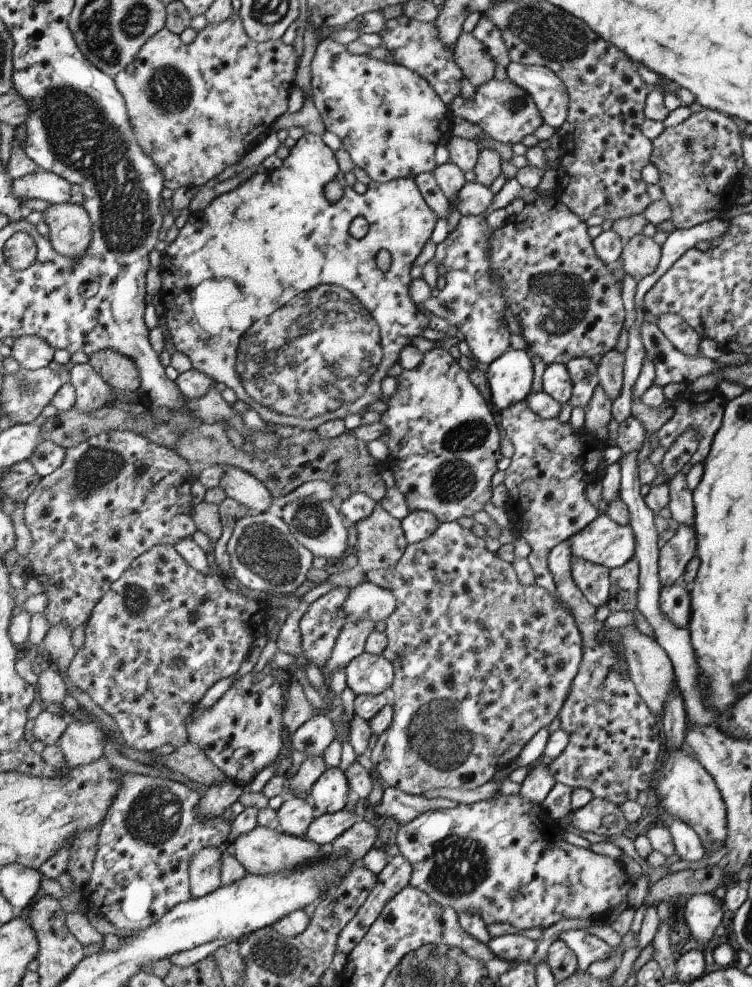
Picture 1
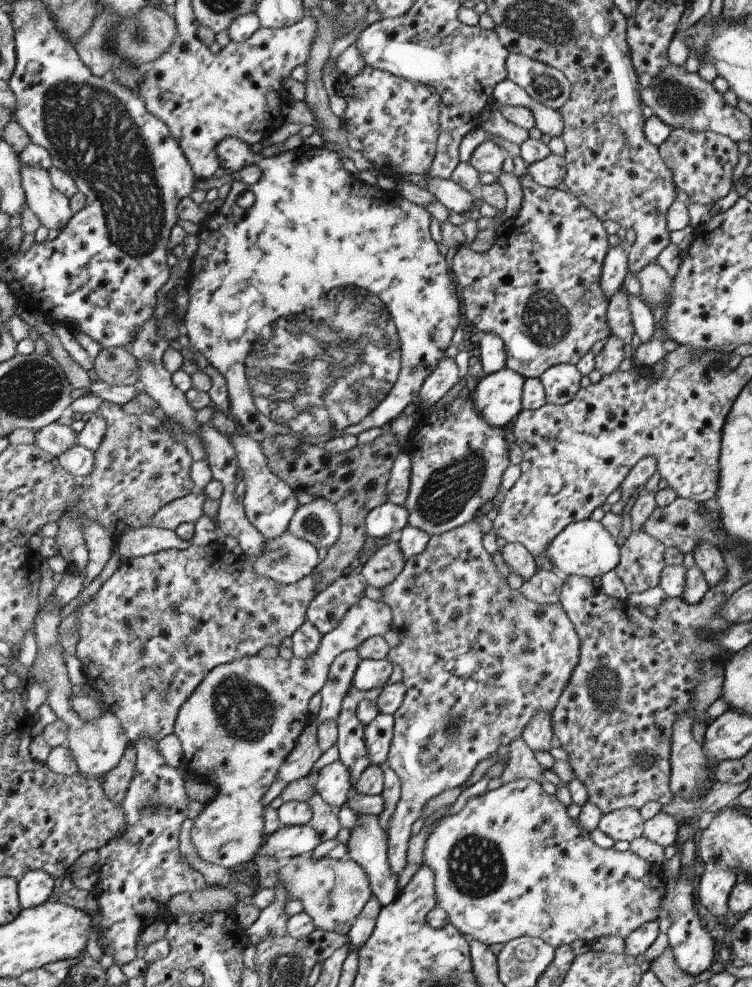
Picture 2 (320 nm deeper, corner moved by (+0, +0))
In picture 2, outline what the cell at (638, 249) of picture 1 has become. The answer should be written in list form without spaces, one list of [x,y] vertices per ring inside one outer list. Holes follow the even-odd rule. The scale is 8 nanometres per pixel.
[[[652,262],[637,273],[640,282],[641,296],[648,302],[647,306],[652,308],[655,315],[661,312],[664,302],[668,302],[673,293],[673,279],[668,276],[668,272],[658,263]]]

